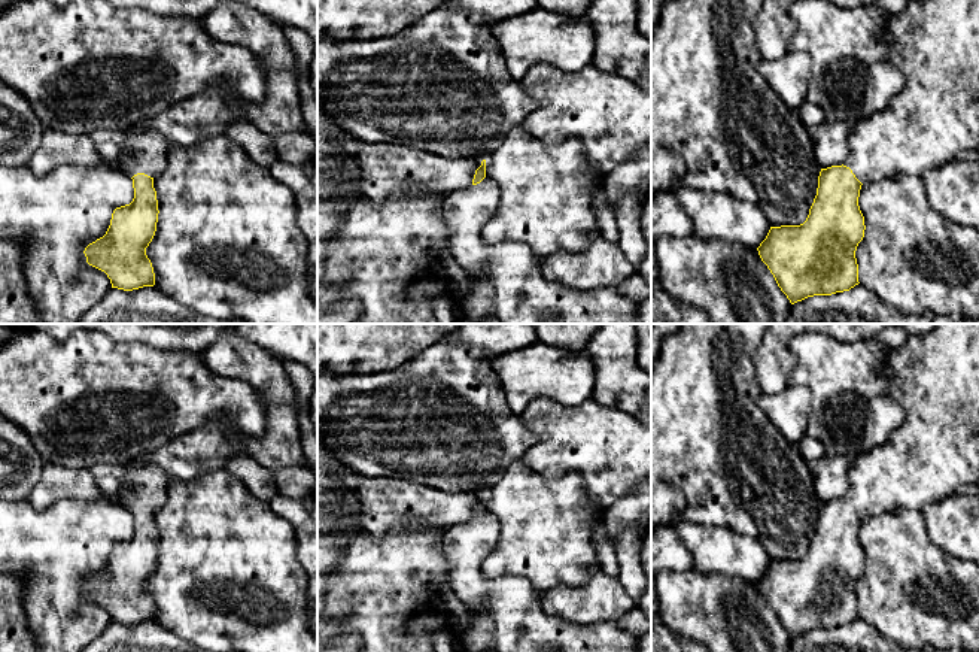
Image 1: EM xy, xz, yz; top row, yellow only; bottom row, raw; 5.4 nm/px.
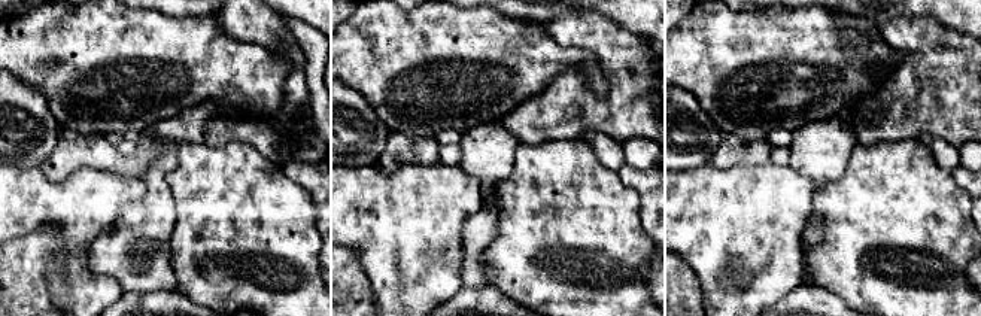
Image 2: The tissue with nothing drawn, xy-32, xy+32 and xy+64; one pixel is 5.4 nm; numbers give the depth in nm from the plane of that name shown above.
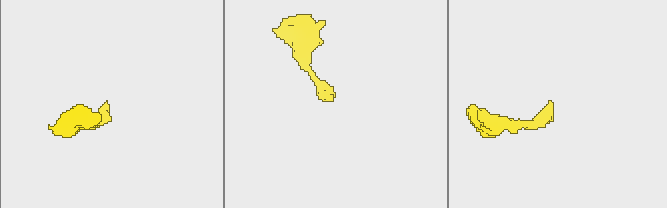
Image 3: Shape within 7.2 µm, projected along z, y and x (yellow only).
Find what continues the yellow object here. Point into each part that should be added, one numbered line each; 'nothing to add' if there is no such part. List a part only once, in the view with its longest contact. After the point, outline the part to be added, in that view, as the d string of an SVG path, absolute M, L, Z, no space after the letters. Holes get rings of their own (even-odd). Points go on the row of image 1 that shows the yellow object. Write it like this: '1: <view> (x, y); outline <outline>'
1: yz (935, 117); outline M907 0L900 13L888 15L887 28L893 36L888 48L904 76L904 85L881 112L861 119L851 128L848 139L849 154L843 166L849 167L861 184L879 182L896 173L921 176L933 167L955 160L963 151L973 151L979 146L979 0Z

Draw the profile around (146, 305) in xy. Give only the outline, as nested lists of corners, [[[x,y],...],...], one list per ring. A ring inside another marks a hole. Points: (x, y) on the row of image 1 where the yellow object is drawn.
[[[110,288],[104,298],[77,324],[238,324],[203,316],[158,291]]]

